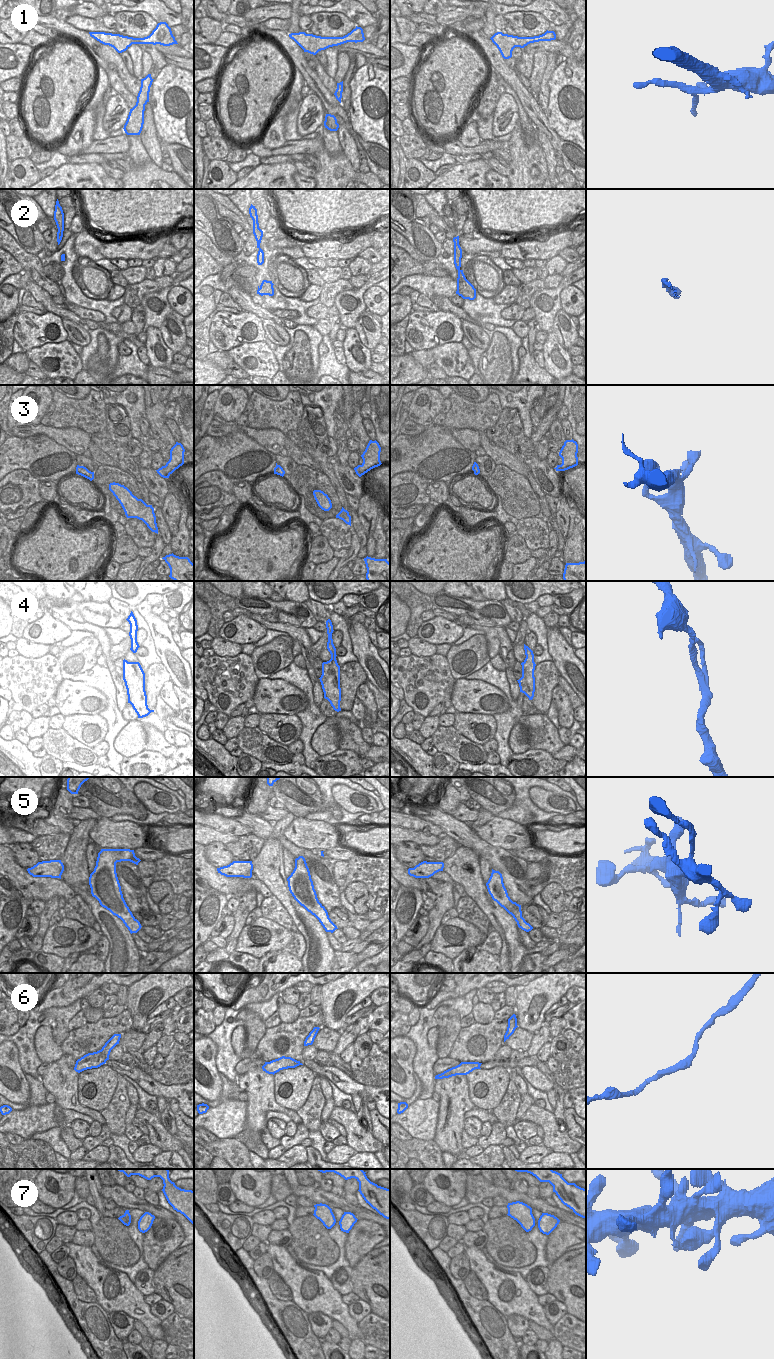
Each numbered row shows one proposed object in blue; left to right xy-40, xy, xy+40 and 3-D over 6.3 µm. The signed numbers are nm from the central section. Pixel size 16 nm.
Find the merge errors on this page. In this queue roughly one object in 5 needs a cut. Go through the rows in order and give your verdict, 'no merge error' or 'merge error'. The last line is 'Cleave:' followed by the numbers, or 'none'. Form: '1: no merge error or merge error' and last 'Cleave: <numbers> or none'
1: no merge error
2: no merge error
3: no merge error
4: no merge error
5: no merge error
6: no merge error
7: no merge error
Cleave: none

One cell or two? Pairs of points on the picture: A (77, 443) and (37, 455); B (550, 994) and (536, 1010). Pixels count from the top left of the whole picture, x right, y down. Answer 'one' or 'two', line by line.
A: two
B: one

